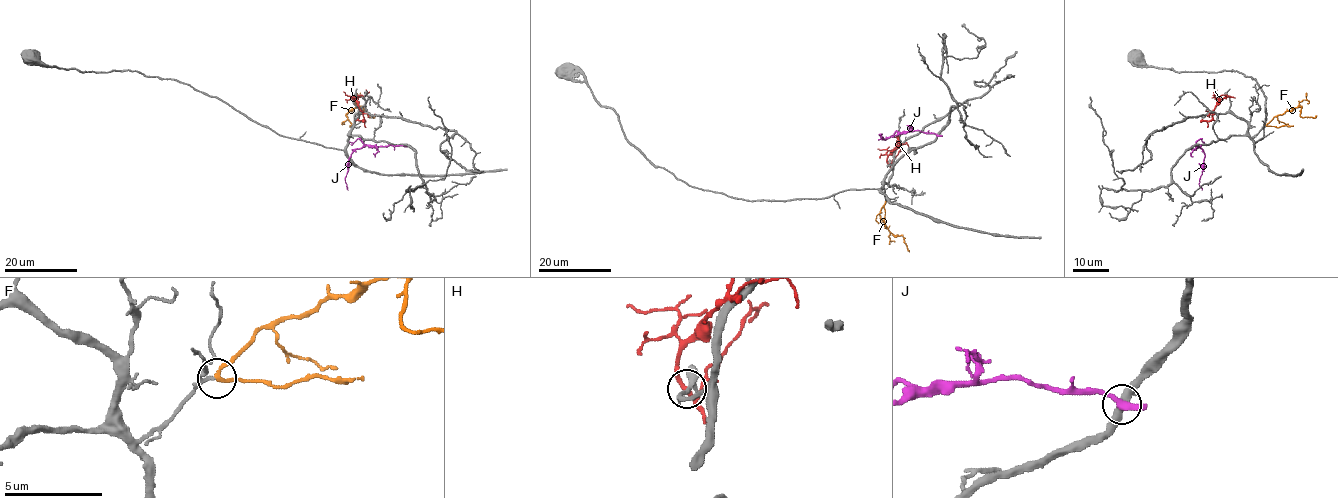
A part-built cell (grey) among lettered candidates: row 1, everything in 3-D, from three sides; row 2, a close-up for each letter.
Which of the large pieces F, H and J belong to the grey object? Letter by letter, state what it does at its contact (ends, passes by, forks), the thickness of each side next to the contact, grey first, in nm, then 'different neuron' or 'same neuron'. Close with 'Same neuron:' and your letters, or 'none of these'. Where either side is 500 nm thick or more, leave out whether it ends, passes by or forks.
F: it passes by | 140/180 nm | same neuron
H: it forks | 240/180 nm | different neuron
J: it passes by | 360/300 nm | different neuron
Same neuron: F

